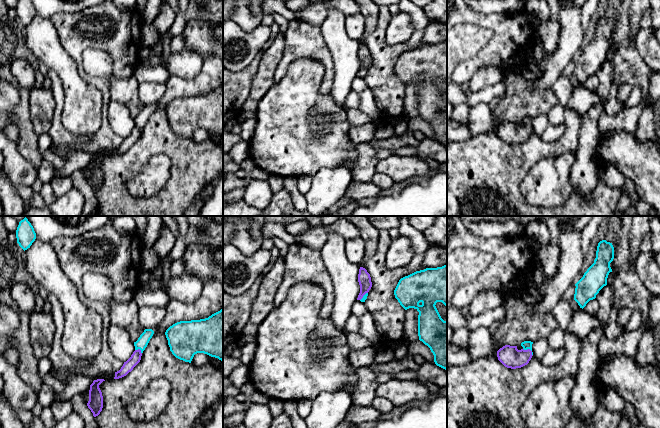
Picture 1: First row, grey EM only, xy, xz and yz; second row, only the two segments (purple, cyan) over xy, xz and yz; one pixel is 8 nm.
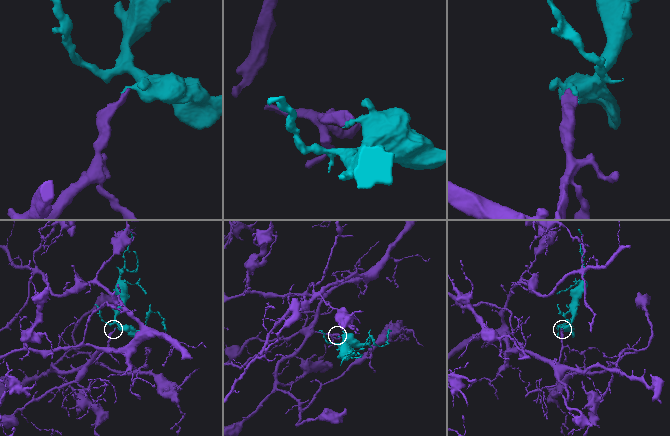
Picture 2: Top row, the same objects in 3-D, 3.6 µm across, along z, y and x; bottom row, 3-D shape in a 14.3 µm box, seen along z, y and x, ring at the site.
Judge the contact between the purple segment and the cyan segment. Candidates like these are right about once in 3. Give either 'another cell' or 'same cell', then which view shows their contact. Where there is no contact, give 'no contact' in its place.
same cell; meets purple in yz

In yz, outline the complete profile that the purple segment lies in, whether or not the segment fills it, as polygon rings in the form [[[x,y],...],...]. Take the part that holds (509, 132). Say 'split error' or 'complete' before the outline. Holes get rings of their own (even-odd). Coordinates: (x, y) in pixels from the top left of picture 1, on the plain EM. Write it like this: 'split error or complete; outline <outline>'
split error; outline [[[531,117],[521,119],[521,126],[517,122],[505,121],[497,127],[498,136],[507,144],[521,144],[529,139],[533,132]]]

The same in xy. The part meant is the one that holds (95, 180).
complete; outline [[[104,155],[94,156],[90,161],[89,166],[89,177],[87,179],[88,184],[93,189],[93,192],[96,193],[100,190],[103,184],[103,172],[99,164],[99,161],[105,157]]]

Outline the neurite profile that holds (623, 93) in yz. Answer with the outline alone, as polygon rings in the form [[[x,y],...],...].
[[[630,84],[623,85],[622,87],[619,88],[616,100],[618,103],[624,103],[626,99],[629,97],[631,91],[633,89],[633,86]]]

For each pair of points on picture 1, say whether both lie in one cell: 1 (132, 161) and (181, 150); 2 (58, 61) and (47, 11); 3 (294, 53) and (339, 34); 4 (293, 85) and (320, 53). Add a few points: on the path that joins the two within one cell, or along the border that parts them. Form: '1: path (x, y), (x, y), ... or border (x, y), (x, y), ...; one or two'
1: path (144, 149), (146, 147), (169, 147); one
2: border (36, 13), (50, 19); two
3: border (319, 26), (333, 62); two
4: border (291, 63), (303, 57), (318, 60), (322, 81); two

